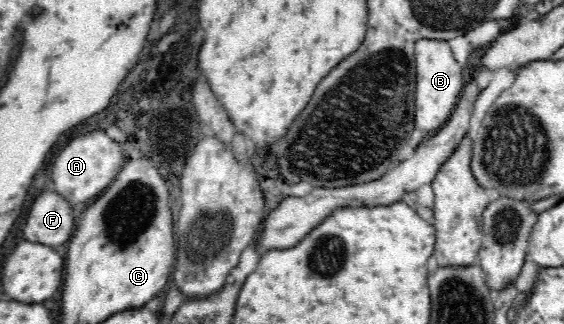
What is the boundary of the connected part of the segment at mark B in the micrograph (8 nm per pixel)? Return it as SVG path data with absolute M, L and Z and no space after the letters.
M417 39L414 41L416 60L416 88L415 88L415 127L421 131L433 134L446 124L455 106L458 104L464 79L464 67L458 64L451 52L450 44L442 39Z

